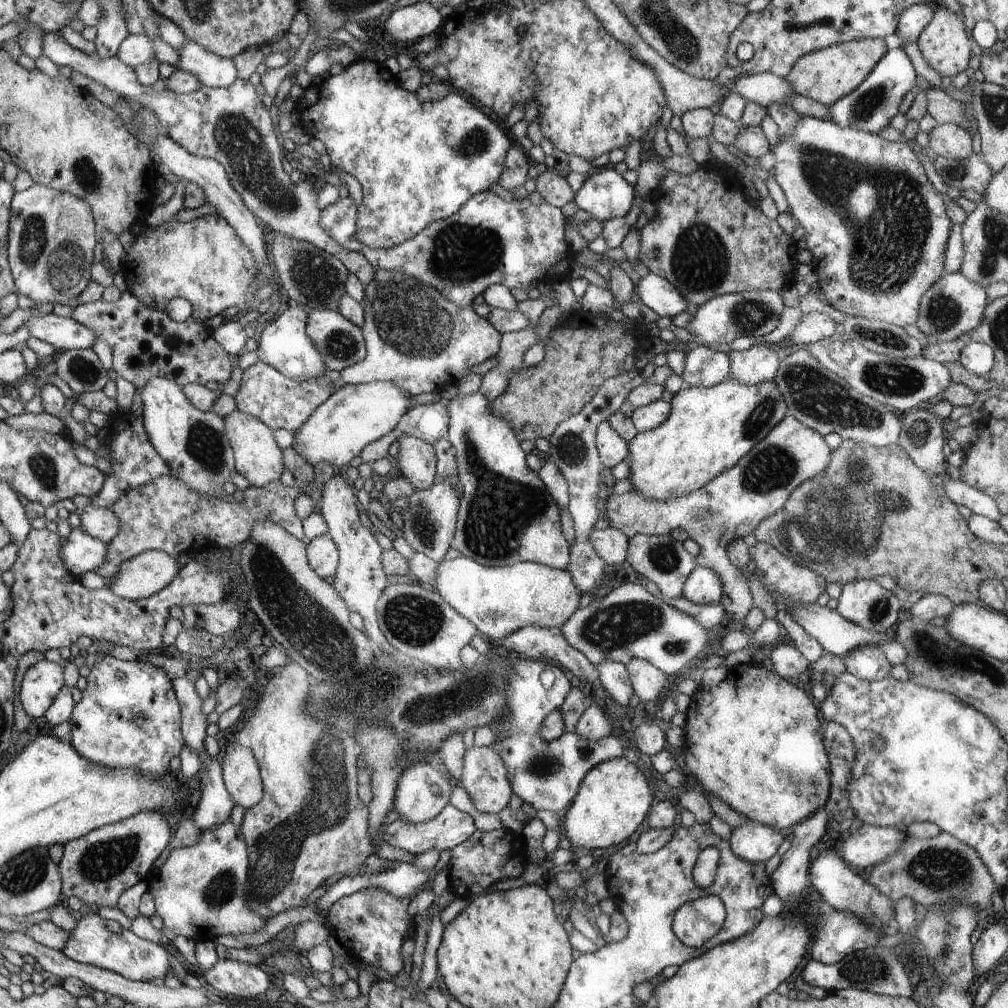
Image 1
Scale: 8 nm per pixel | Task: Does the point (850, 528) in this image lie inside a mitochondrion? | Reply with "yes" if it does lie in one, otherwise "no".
yes

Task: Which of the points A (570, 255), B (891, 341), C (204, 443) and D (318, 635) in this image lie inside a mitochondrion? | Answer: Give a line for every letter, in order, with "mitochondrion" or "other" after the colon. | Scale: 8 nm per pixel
A: other
B: mitochondrion
C: mitochondrion
D: mitochondrion

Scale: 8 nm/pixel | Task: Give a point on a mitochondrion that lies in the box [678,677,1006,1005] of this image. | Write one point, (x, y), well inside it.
(951, 876)

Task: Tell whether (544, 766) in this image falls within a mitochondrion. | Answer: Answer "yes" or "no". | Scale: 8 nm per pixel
yes

